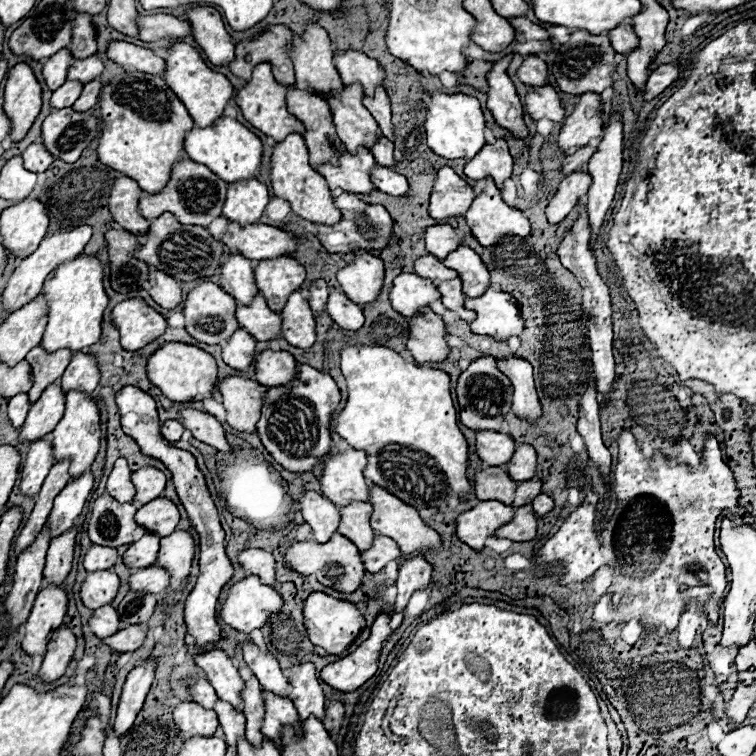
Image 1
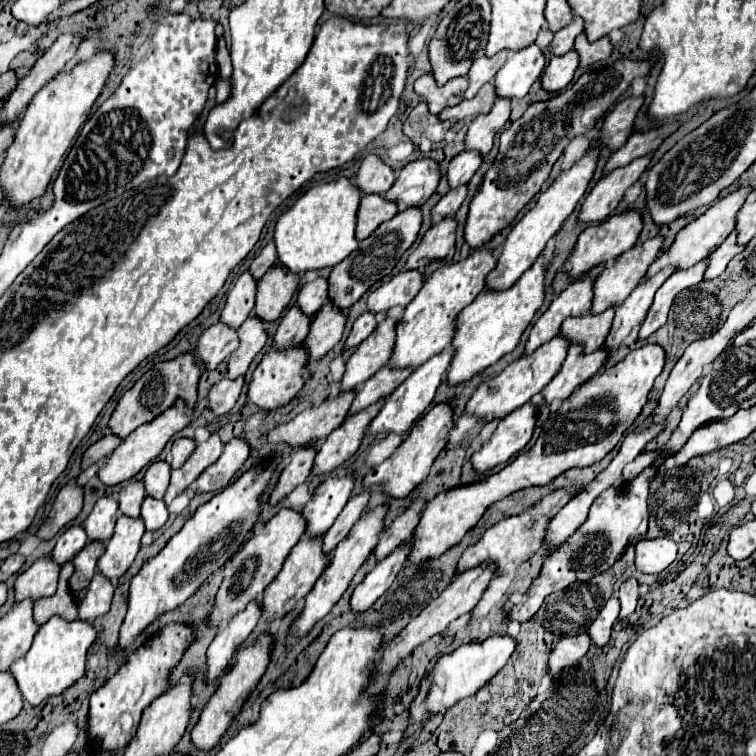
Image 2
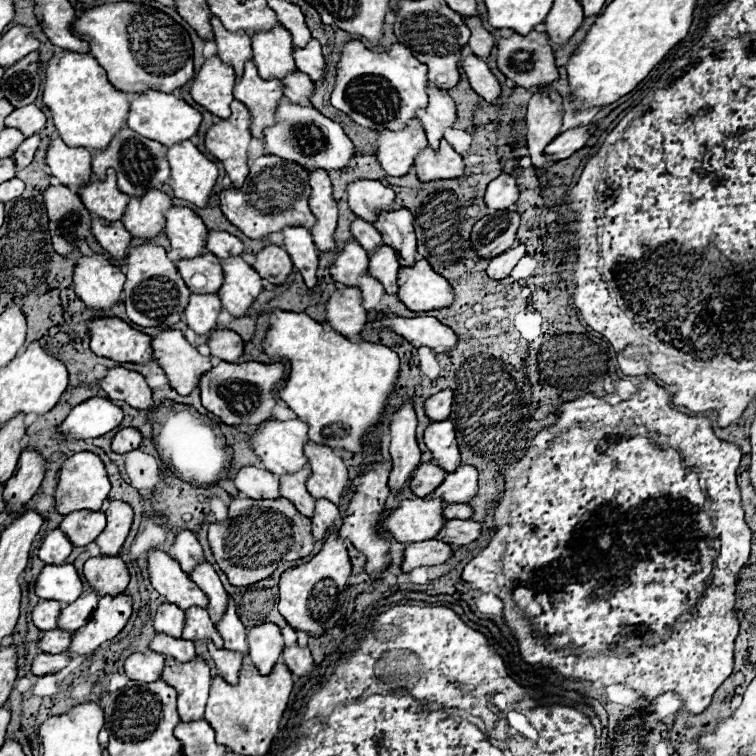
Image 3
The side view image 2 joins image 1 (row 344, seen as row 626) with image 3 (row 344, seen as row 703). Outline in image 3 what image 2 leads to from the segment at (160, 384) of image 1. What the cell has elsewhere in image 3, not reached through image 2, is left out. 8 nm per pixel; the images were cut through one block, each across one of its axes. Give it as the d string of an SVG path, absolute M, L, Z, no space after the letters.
M94 318L90 322L90 348L94 354L116 360L148 364L152 356L152 338L134 330L120 318Z

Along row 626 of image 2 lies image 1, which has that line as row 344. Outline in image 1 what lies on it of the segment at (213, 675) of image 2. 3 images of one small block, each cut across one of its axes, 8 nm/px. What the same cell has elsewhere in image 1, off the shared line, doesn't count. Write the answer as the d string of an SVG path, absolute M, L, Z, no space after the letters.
M238 328L224 344L222 344L222 358L228 366L236 368L236 370L246 370L252 360L254 360L254 338L244 332L242 328Z

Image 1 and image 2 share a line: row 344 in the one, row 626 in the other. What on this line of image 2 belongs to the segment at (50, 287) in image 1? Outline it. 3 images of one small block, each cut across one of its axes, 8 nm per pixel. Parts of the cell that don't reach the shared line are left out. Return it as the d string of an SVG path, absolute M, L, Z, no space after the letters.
M50 618L44 626L40 626L28 654L18 658L10 666L10 674L14 676L24 702L28 702L30 706L38 706L48 696L58 696L76 680L80 680L84 676L86 652L94 640L96 630L88 622L64 622L62 618Z

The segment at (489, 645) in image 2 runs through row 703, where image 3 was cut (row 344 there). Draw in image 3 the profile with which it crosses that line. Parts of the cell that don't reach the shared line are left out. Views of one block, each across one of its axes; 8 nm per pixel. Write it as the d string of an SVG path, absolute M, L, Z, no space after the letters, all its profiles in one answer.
M384 316L374 322L374 328L388 328L400 336L404 336L412 346L422 348L440 348L444 346L444 354L448 354L458 344L458 334L448 326L440 324L432 316L418 318L400 318L400 316Z

